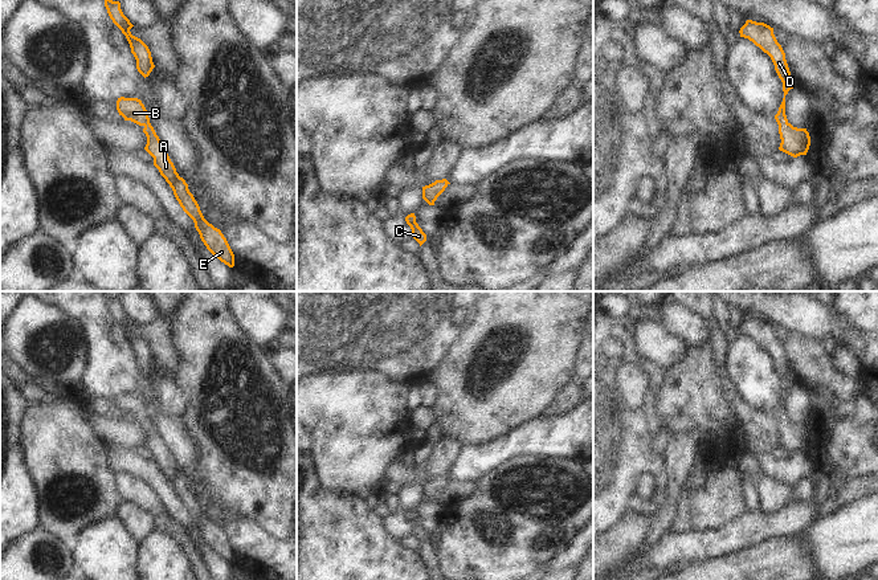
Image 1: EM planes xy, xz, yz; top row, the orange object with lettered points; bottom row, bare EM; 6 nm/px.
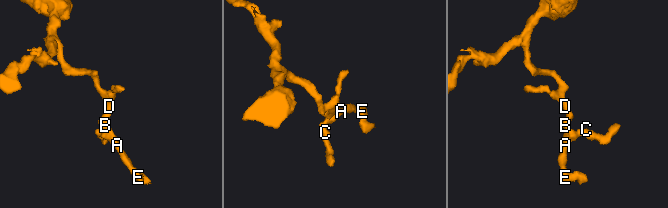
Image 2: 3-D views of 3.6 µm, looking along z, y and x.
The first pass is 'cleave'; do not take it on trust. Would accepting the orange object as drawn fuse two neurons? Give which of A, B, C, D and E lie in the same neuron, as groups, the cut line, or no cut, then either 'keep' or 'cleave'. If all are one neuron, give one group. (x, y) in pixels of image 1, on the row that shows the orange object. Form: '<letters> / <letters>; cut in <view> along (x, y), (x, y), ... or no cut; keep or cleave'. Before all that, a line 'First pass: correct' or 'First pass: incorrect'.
First pass: incorrect
A B C D E; no cut; keep

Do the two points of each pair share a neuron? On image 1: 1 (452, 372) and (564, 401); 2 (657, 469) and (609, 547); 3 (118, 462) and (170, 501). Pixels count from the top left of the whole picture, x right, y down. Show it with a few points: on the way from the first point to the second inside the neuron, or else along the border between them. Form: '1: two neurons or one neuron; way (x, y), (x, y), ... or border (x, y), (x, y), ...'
1: two neurons; border (575, 380), (555, 397), (544, 412)
2: two neurons; border (633, 509), (629, 509), (608, 530)
3: one neuron; way (133, 464), (145, 470), (160, 486)

